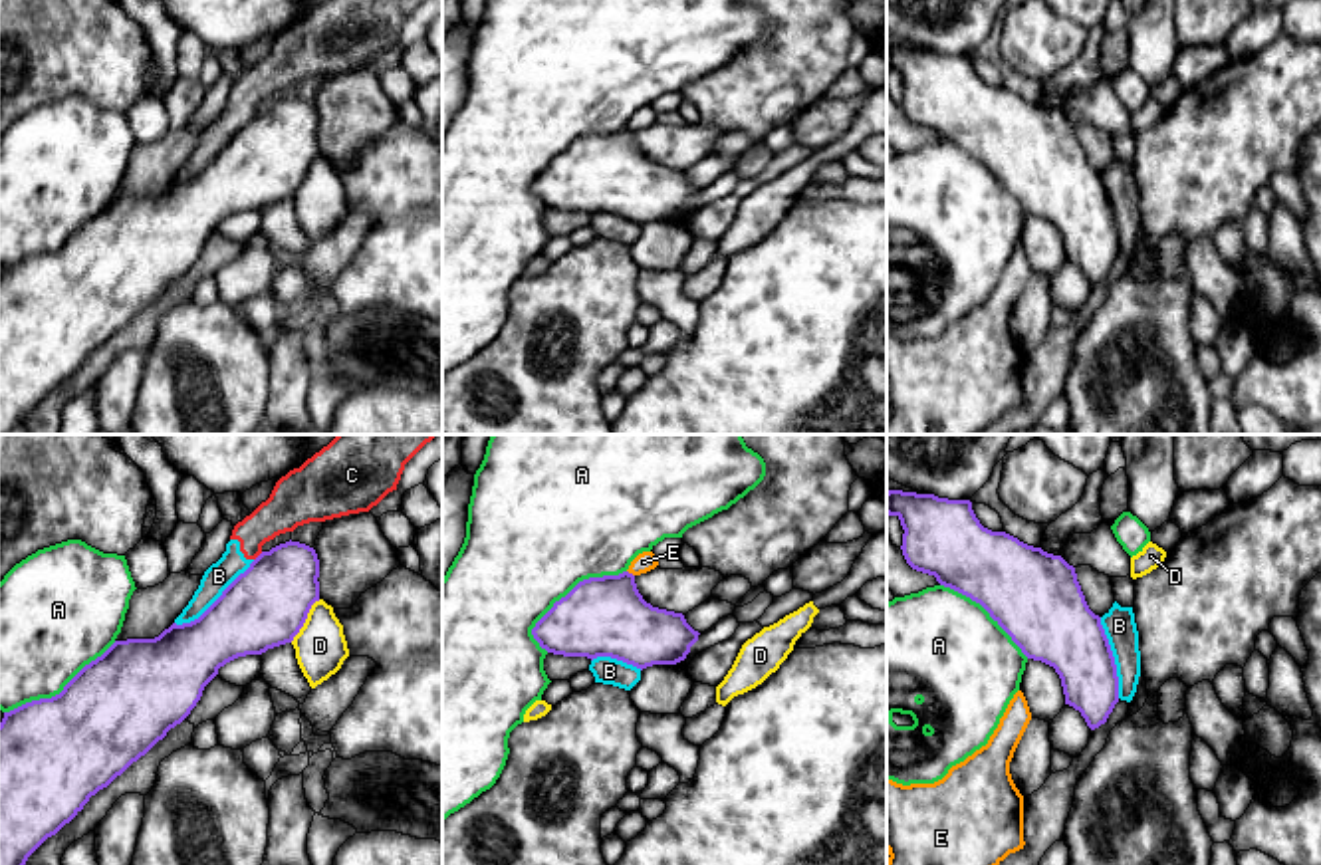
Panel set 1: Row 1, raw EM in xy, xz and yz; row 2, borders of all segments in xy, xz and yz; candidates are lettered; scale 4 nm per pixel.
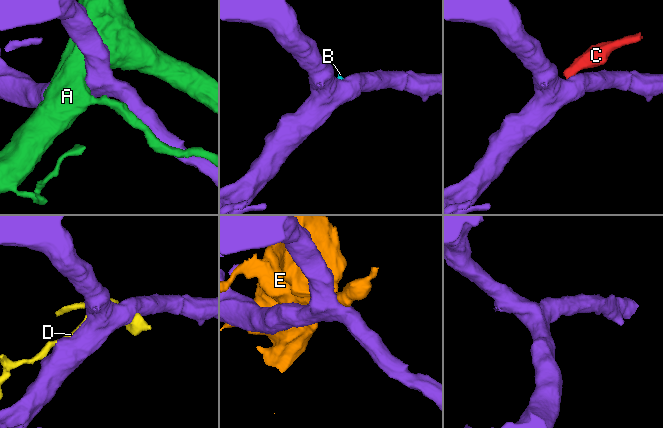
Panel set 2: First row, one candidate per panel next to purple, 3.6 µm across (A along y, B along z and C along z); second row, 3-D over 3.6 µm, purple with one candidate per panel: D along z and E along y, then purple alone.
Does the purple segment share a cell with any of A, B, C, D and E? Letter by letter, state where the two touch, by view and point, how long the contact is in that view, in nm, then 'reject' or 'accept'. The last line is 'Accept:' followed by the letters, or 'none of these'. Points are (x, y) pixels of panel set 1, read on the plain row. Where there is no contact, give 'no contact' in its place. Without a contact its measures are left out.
A: contact xz (570, 147); length 480 nm; reject
B: contact xy (217, 155); length 420 nm; reject
C: contact xy (258, 112); length 50 nm; reject
D: contact xy (306, 173); length 220 nm; reject
E: contact xz (631, 129); length 40 nm; reject
Accept: none of these

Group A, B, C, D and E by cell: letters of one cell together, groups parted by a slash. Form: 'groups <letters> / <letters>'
groups A / B C / D / E

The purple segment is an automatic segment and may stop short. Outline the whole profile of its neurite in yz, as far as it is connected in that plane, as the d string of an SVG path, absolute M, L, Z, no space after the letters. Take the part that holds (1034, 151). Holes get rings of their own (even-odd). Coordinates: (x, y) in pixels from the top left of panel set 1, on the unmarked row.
M889 46L887 69L901 75L901 105L912 125L980 159L1027 214L1053 222L1065 260L1079 266L1091 286L1107 278L1119 258L1117 220L1101 173L1089 165L1073 121L1006 87L984 83L970 56Z

